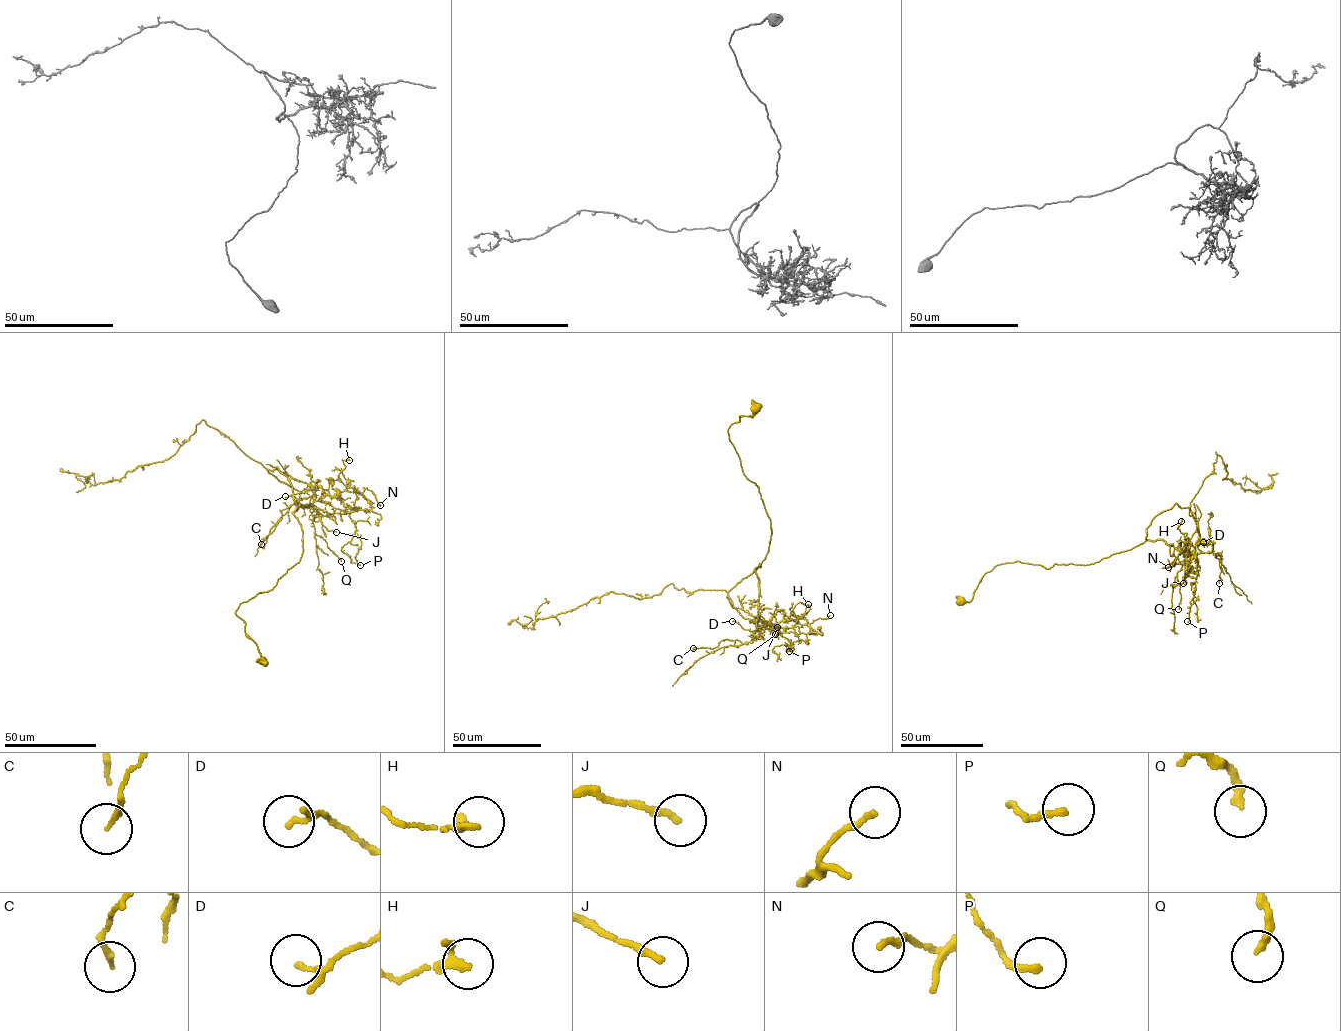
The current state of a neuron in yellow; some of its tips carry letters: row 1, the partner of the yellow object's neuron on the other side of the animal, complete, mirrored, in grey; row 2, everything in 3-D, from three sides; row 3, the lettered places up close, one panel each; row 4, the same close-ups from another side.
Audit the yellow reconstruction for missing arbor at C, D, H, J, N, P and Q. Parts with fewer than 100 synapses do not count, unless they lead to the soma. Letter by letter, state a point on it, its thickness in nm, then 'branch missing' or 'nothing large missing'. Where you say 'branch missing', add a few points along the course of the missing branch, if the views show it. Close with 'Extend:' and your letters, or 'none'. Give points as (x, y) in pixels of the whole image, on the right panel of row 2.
C: place (1219, 583); calibre 150 nm; nothing large missing
D: place (1203, 542); calibre 100 nm; nothing large missing
H: place (1181, 521); calibre 220 nm; nothing large missing
J: place (1183, 583); calibre 190 nm; nothing large missing
N: place (1168, 567); calibre 190 nm; nothing large missing
P: place (1187, 621); calibre 200 nm; nothing large missing
Q: place (1178, 609); calibre 220 nm; nothing large missing
Extend: none

